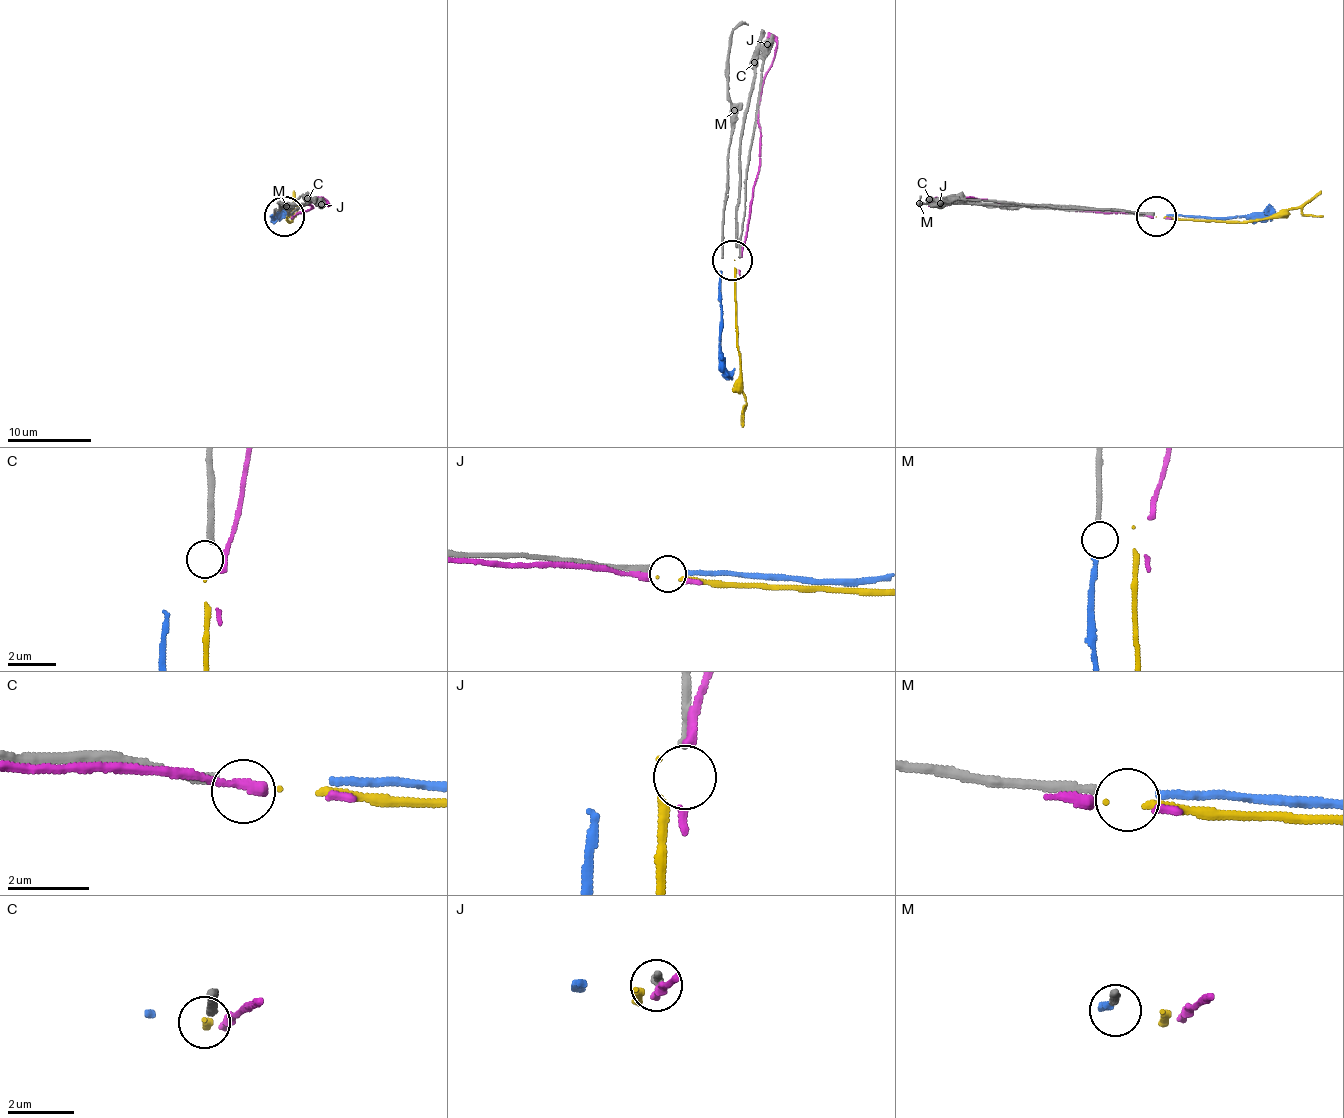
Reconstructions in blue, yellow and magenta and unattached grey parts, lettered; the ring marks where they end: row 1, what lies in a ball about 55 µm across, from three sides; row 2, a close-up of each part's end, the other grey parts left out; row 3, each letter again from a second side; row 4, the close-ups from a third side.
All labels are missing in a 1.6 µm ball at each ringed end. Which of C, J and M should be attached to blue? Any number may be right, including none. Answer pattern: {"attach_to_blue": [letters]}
{"attach_to_blue": ["M"]}

